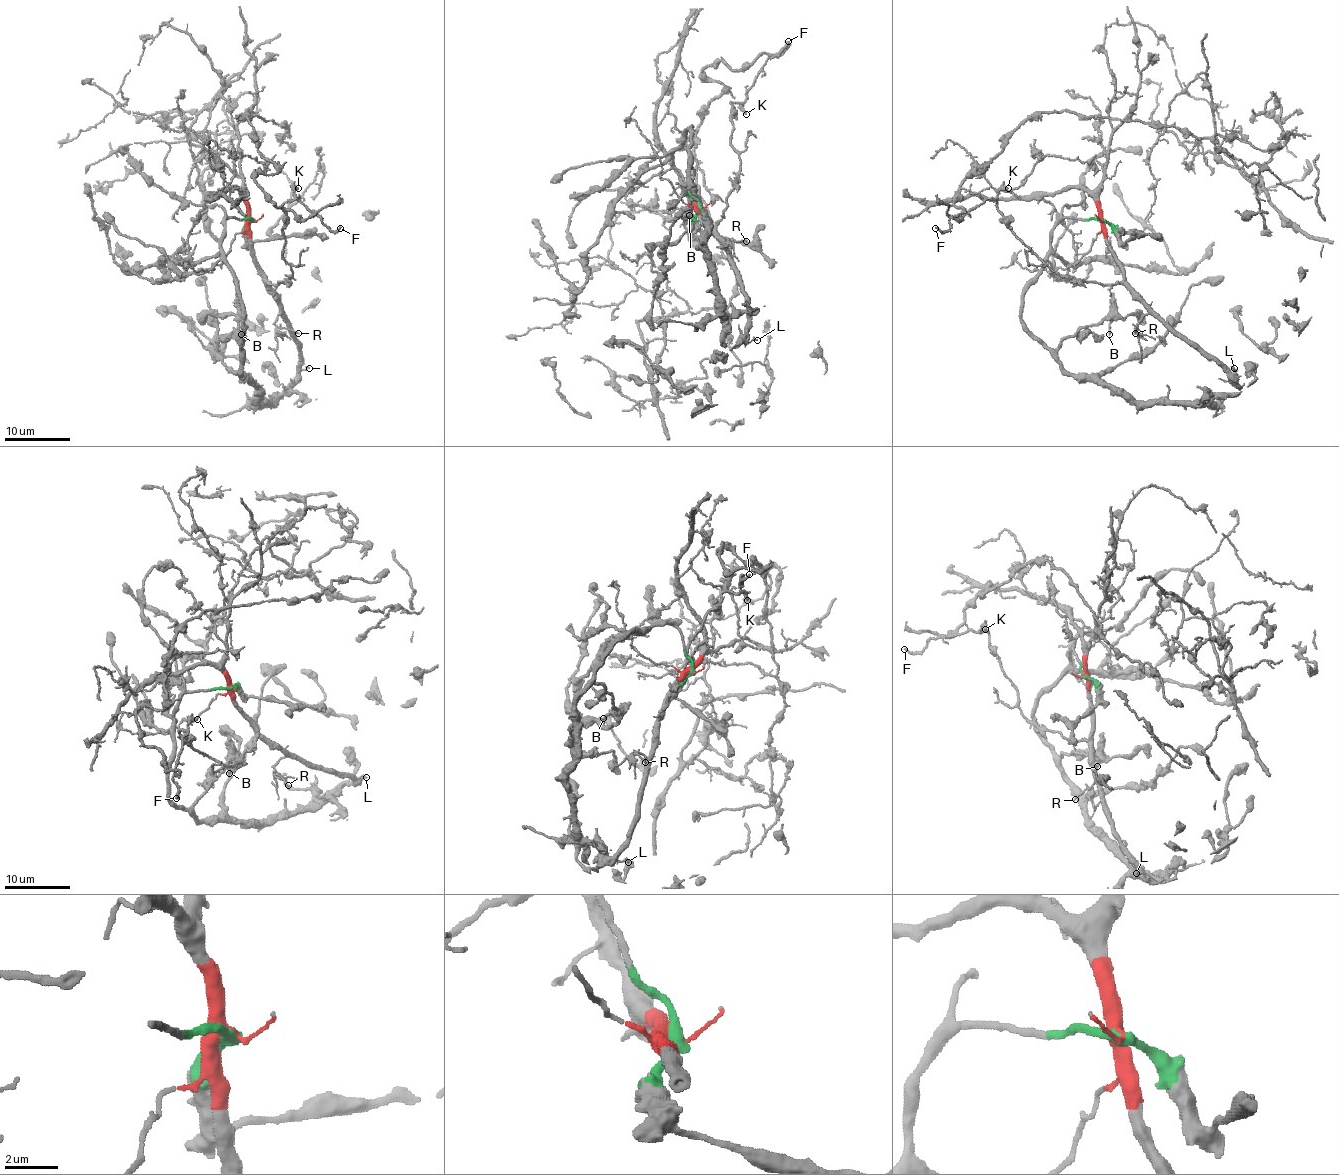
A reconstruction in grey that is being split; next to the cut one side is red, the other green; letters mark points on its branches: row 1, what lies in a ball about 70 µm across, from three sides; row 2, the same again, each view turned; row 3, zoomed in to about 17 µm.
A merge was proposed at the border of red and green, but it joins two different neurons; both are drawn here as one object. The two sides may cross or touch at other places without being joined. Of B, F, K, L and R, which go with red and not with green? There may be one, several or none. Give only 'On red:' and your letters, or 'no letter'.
On red: F, K, L, R

